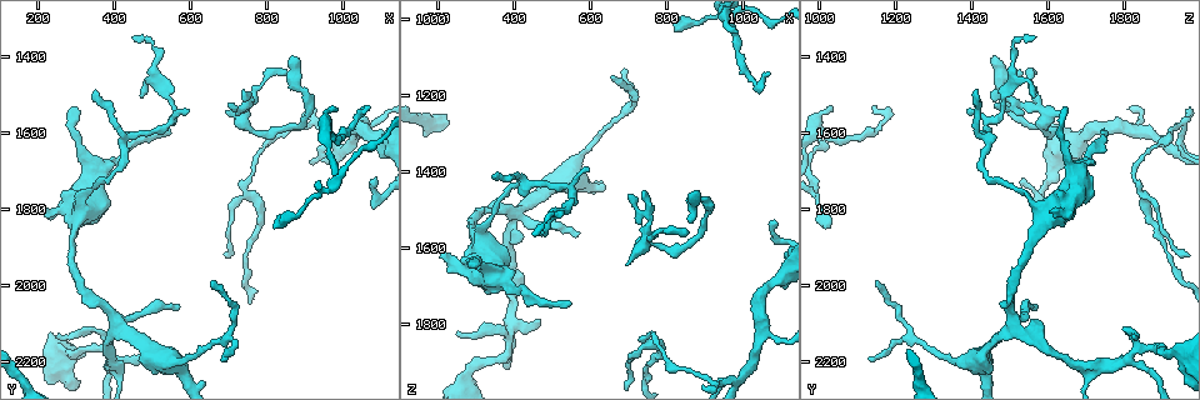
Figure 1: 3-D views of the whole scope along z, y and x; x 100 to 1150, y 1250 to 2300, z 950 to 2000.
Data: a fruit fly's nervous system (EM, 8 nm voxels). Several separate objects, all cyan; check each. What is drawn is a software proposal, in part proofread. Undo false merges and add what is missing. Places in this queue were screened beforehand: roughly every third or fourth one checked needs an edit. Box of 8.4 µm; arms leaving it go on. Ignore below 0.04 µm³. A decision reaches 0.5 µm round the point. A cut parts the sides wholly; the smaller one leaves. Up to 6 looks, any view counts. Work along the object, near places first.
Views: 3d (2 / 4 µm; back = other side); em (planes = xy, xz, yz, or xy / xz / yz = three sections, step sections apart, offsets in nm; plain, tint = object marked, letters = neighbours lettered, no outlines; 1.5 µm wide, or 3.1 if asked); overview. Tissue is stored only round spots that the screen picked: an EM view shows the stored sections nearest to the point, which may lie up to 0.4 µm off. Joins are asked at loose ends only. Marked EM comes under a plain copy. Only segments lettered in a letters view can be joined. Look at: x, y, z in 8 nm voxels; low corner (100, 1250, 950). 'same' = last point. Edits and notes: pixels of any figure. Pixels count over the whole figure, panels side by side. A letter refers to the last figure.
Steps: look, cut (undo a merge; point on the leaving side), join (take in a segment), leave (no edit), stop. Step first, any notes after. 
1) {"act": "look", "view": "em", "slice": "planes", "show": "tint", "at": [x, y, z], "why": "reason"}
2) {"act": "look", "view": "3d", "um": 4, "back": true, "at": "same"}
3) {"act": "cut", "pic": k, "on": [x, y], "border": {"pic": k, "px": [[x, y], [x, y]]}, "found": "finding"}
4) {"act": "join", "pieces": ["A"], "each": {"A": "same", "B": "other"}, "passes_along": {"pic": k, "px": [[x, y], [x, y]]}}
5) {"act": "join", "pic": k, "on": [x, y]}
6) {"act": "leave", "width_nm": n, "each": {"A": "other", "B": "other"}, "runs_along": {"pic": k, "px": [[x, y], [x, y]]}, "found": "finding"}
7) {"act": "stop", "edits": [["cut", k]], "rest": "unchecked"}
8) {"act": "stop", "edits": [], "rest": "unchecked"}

{"act": "look", "view": "3d", "um": 2, "at": [735, 1730, 1845], "why": "abrupt turn"}

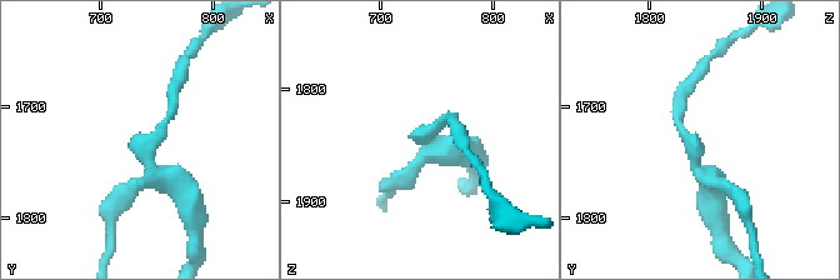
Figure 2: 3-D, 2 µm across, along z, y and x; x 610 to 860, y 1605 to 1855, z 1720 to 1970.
{"act": "look", "view": "em", "slice": "planes", "show": "letters", "at": [738, 1732, 1842], "why": "need the tissue"}

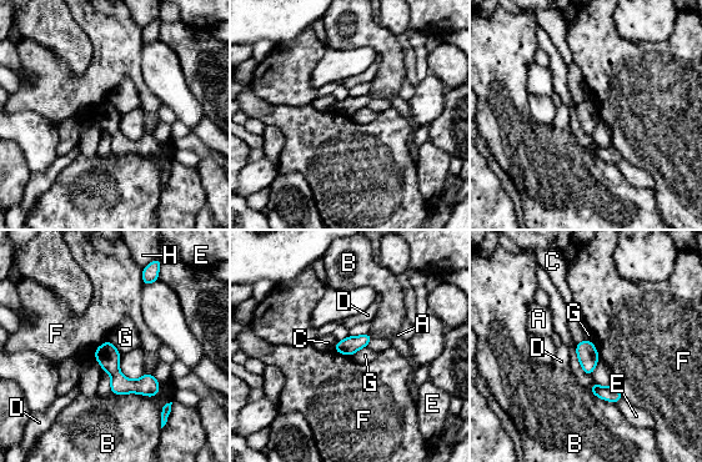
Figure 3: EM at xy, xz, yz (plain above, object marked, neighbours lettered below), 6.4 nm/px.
{"act": "leave", "each": {"A": "other", "B": "other", "C": "other", "D": "other", "E": "other", "F": "other", "G": "other", "H": "other"}, "runs_along": {"pic": 3, "px": [[98, 352], [128, 386], [155, 390]]}, "found": "one neuron here"}

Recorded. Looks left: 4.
{"act": "look", "view": "em", "slice": "yz", "step": 4, "show": "letters", "at": [445, 1360, 1560], "why": "an open end"}

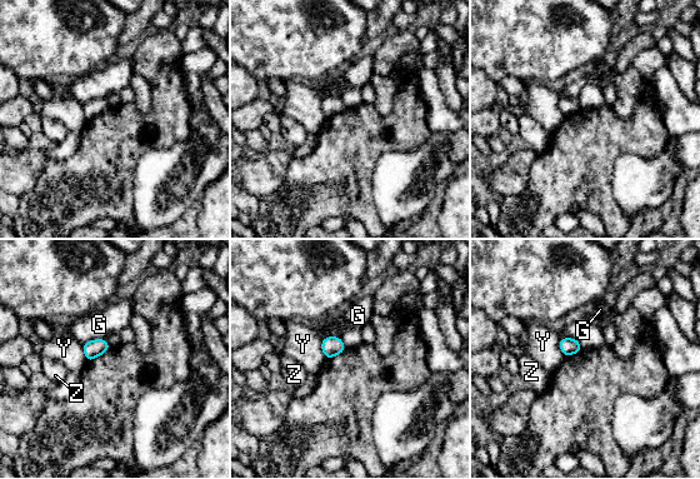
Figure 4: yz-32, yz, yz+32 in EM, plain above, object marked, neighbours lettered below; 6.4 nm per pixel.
{"act": "look", "view": "em", "slice": "planes", "show": "letters", "at": "same", "why": "another direction"}

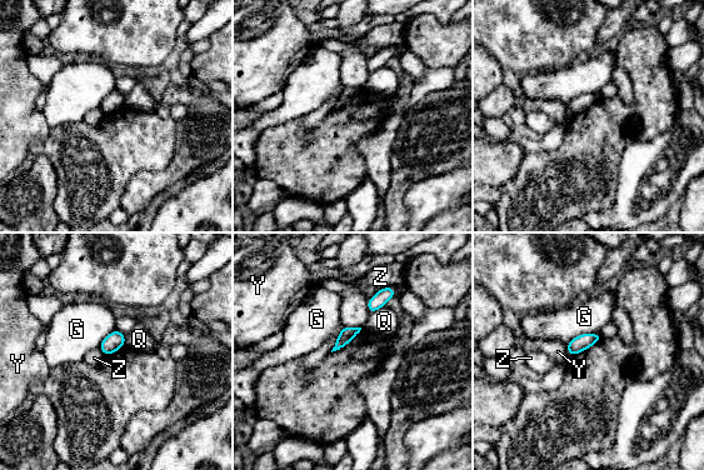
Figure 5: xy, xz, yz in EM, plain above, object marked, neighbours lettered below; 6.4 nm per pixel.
{"act": "leave", "each": {"G": "other", "Q": "other", "Y": "other", "Z": "other"}, "found": "no lettered segment goes on from it"}

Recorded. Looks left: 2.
{"act": "look", "view": "em", "slice": "planes", "show": "letters", "at": [1075, 1535, 1135], "why": "free end"}

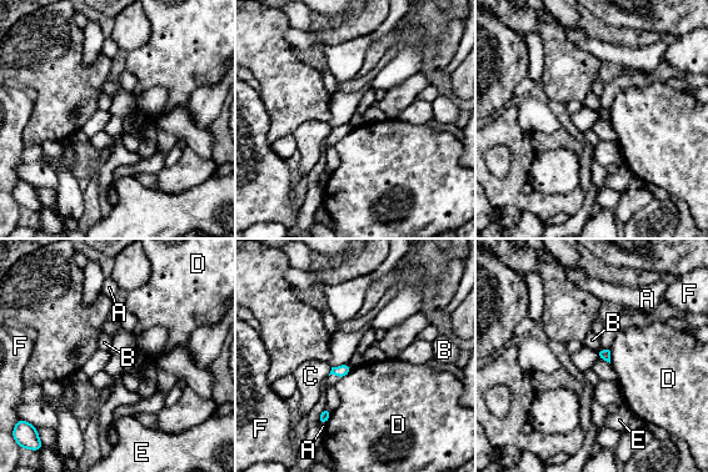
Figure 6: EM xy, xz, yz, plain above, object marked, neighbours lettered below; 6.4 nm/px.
{"act": "leave", "each": {"A": "other", "B": "other", "C": "other", "D": "other", "E": "other", "F": "other"}, "border": {"pic": 6, "px": [[332, 411], [324, 425]]}, "found": "no lettered segment goes on from it"}

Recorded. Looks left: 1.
{"act": "stop", "edits": [], "rest": "unchecked"}

